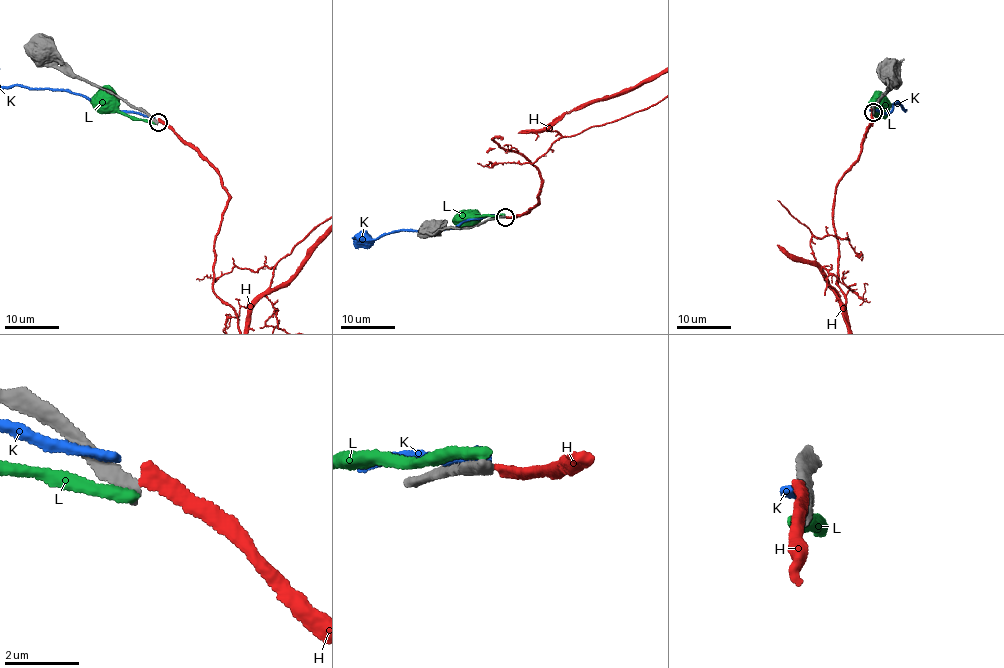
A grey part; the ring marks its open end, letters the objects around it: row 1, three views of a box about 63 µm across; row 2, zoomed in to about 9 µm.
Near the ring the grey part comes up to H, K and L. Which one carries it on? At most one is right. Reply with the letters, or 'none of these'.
none of these

